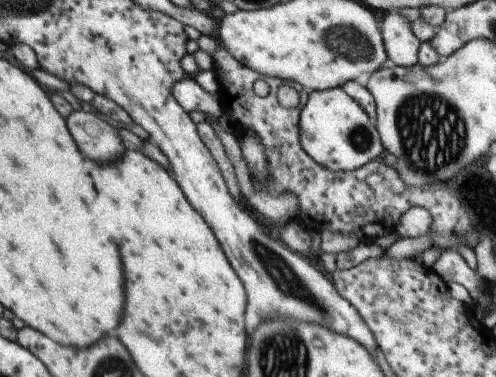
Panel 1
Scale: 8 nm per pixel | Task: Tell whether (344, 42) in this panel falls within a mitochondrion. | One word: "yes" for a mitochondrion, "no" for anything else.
yes

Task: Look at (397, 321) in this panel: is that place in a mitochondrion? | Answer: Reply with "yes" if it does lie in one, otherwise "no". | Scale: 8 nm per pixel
yes

